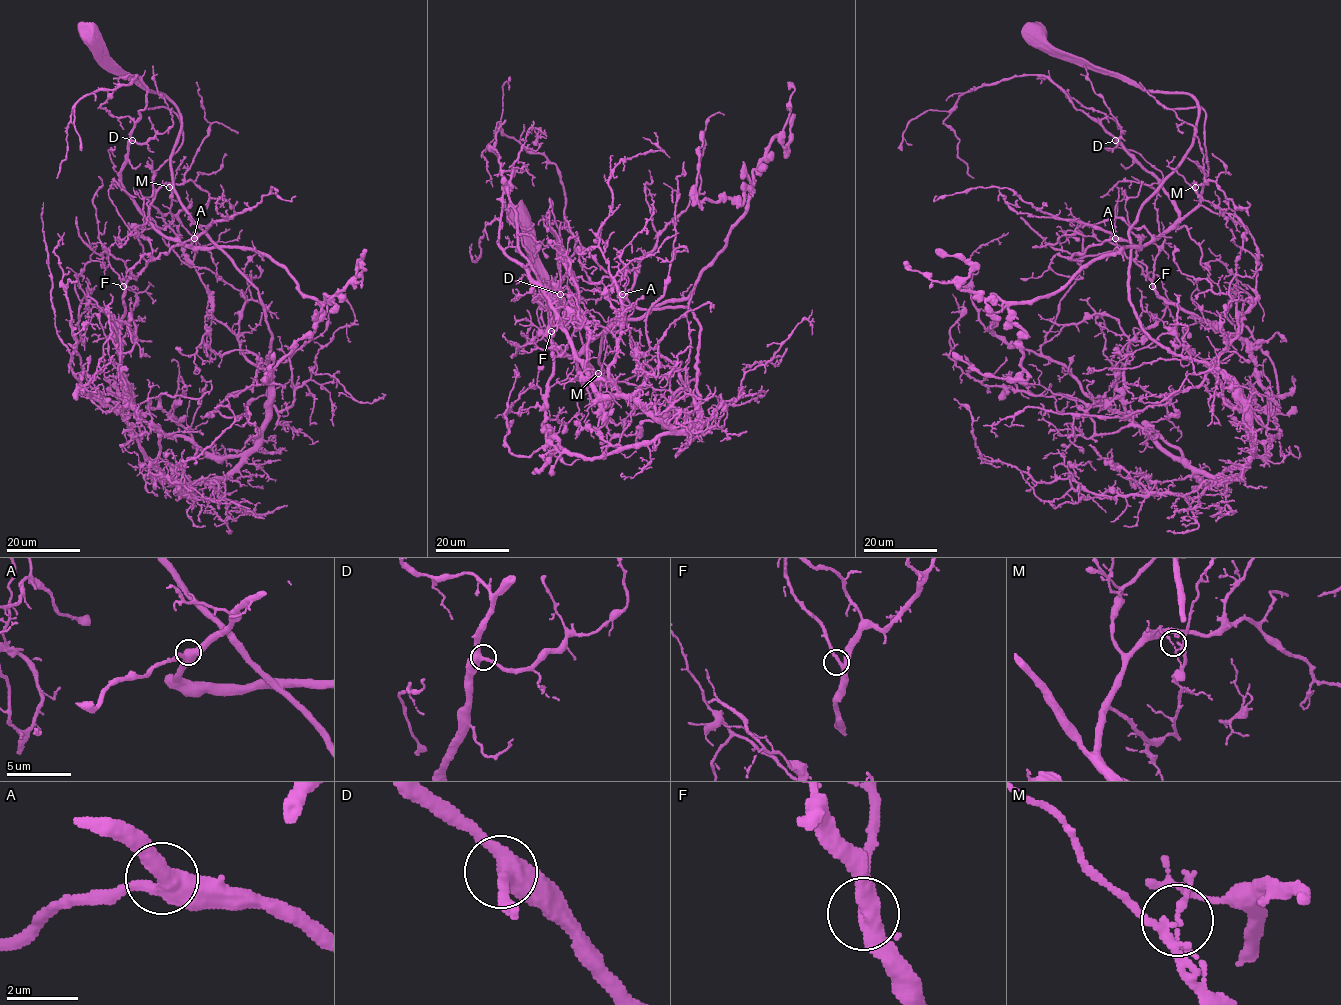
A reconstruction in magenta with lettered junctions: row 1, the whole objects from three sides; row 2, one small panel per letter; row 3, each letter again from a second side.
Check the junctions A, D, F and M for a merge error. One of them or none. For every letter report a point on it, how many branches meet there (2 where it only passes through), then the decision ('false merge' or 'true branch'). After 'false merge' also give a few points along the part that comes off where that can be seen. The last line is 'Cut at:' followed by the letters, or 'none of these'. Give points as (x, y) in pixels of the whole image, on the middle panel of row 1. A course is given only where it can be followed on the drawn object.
A: place (622, 294); branches 3; true branch
D: place (560, 294); branches 3; true branch
F: place (551, 331); branches 3; true branch
M: place (598, 373); branches 3; false merge; course (598, 373), (582, 379), (577, 355), (684, 299), (745, 211), (749, 187), (741, 204), (699, 200), (701, 130)
Cut at: M

